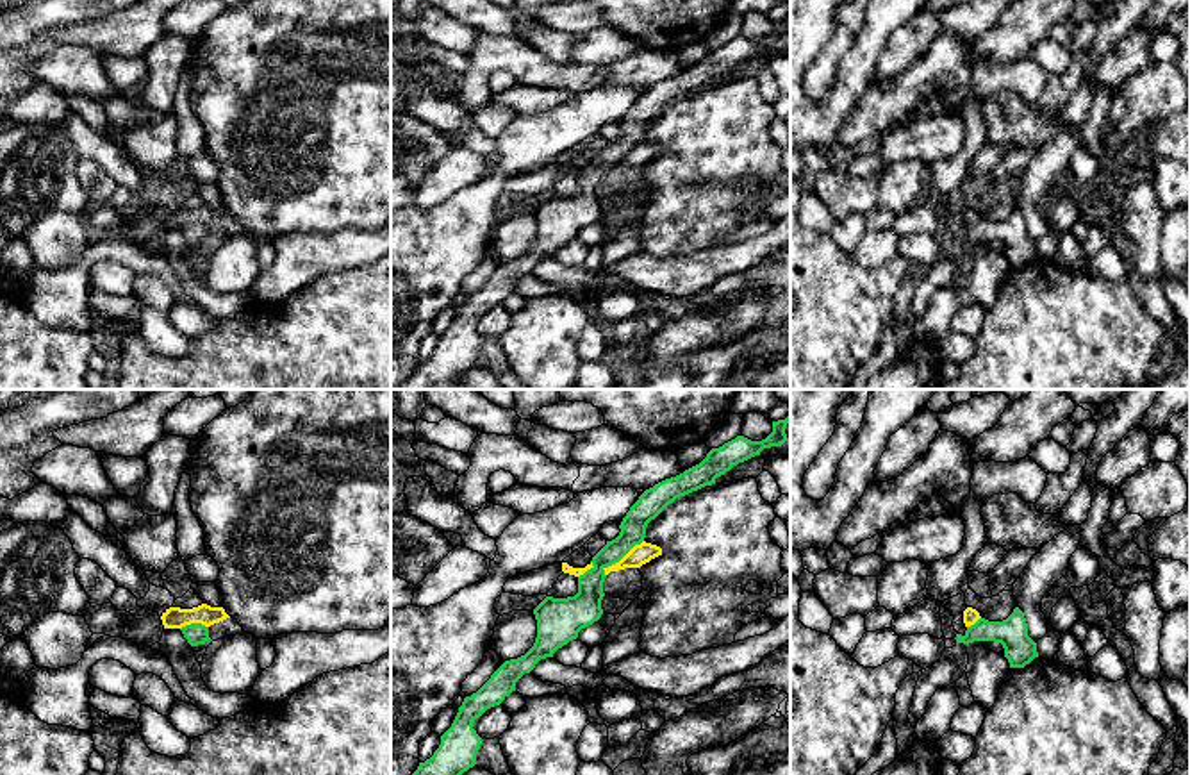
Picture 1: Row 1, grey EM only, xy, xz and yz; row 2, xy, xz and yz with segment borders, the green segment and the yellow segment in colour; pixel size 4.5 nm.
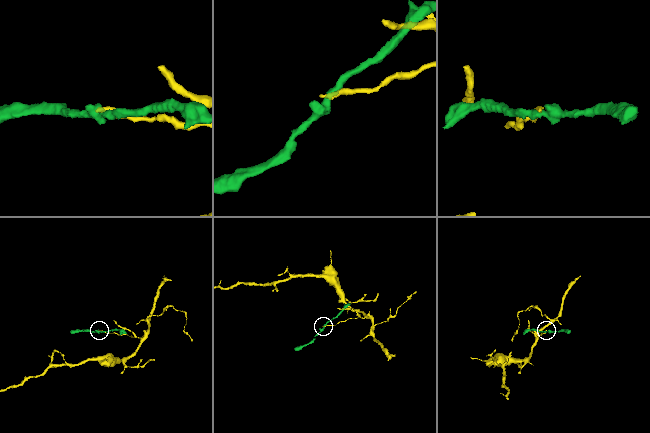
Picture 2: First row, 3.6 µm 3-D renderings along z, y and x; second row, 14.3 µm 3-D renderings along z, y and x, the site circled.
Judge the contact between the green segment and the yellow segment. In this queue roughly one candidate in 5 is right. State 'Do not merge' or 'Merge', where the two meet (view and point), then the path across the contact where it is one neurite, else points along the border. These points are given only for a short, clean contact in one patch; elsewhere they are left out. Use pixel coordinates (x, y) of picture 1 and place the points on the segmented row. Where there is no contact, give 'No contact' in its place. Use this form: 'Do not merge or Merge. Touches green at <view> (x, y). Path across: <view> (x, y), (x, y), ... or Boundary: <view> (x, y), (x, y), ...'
Do not merge. Touches green at xz (621, 558). Boundary: xz (643, 540), (603, 574)

